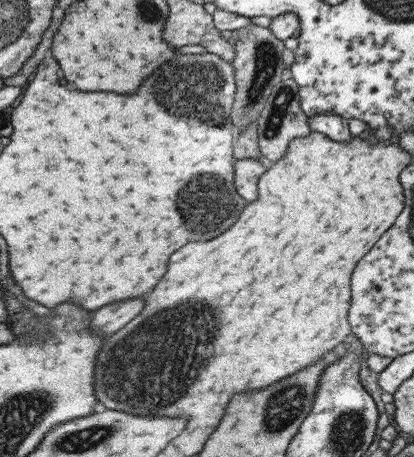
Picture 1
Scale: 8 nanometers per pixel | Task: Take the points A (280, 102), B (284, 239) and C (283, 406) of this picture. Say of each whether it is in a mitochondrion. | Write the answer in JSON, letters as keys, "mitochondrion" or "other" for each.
{"A":"mitochondrion","B":"other","C":"mitochondrion"}

